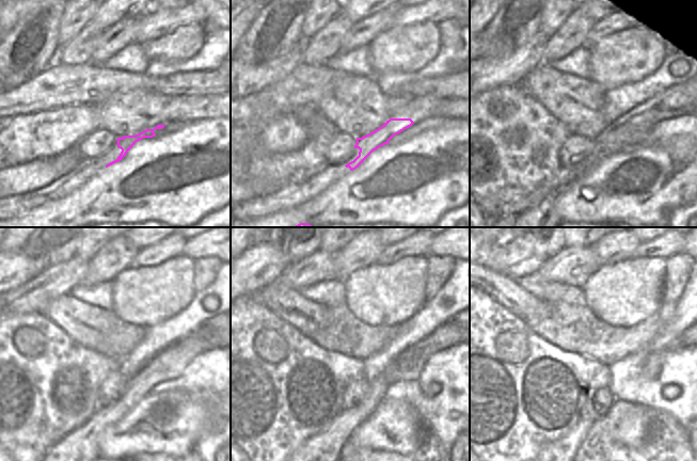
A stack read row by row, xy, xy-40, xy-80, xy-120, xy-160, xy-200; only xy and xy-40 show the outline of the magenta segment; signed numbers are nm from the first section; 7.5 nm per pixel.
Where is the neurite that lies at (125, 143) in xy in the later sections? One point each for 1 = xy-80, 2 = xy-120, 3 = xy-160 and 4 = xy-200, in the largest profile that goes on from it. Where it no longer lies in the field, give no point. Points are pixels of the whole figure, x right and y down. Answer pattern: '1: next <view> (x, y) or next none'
1: next xy-80 (614, 140)
2: next xy-120 (81, 444)
3: next xy-160 (407, 366)
4: next xy-200 (569, 444)

